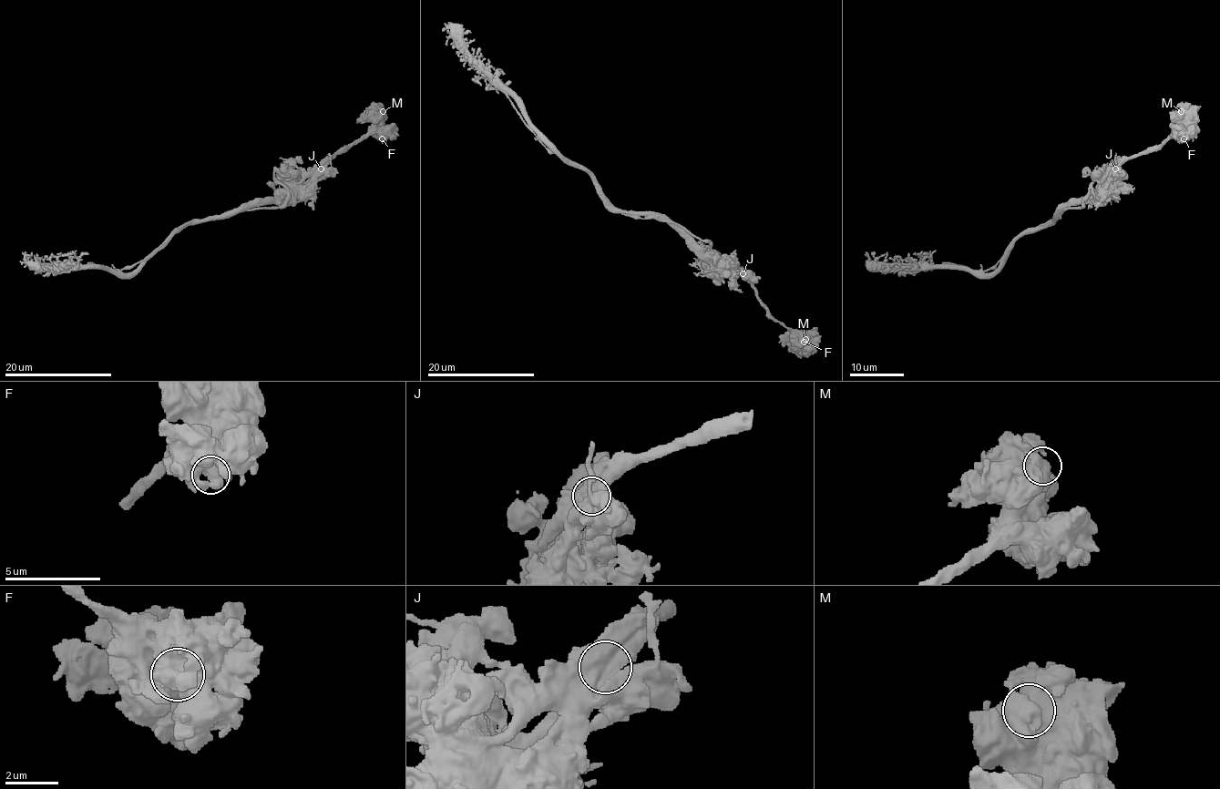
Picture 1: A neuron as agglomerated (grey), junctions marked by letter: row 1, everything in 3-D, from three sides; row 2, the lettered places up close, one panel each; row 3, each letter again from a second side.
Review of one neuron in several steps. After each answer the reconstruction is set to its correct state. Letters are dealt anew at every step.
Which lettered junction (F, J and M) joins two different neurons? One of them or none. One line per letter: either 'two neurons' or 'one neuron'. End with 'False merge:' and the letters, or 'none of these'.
F: one neuron
J: two neurons
M: one neuron
False merge: J

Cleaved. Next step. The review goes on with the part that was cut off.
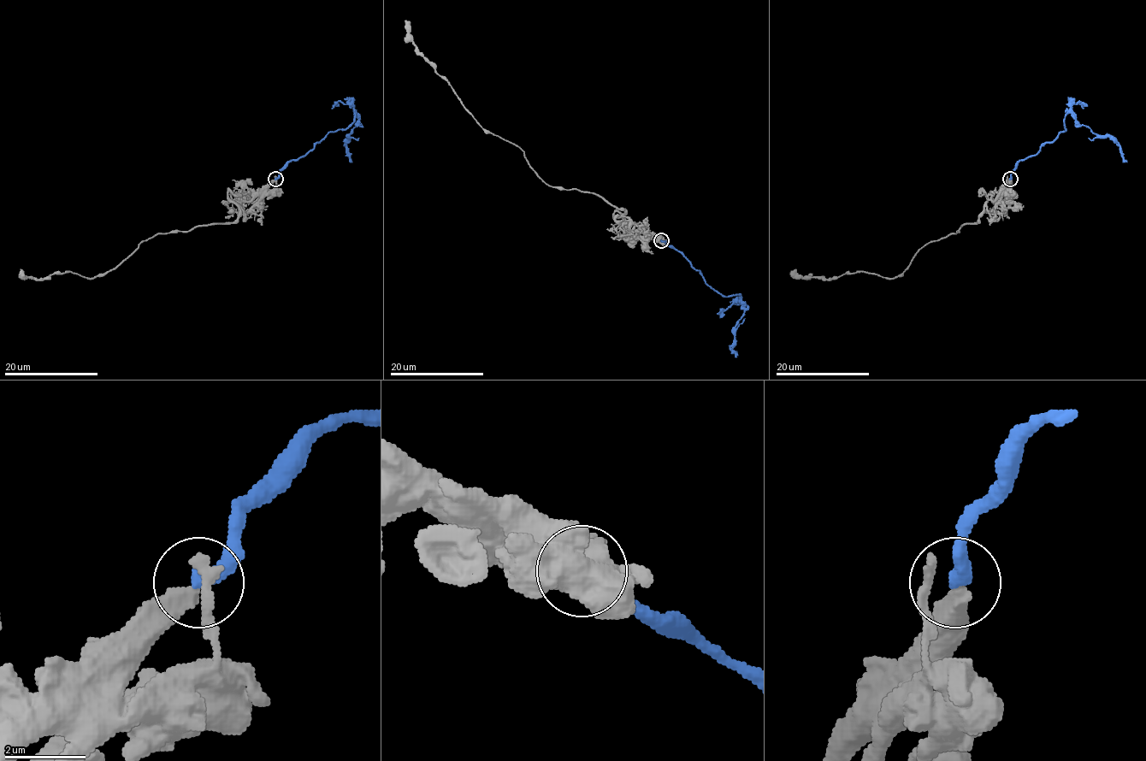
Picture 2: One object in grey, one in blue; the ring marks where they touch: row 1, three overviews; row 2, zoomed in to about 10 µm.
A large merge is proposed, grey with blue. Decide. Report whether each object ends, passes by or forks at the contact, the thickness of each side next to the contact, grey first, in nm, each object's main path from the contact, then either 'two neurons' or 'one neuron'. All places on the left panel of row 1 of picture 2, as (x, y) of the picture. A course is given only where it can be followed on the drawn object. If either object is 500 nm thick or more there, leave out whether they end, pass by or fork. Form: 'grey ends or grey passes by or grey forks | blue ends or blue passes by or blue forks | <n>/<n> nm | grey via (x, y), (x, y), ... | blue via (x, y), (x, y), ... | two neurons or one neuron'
grey ends | blue ends | 400/420 nm | grey via (275, 179), (249, 218), (241, 209), (232, 222), (157, 233), (93, 279), (67, 271), (32, 279), (19, 274) | blue via (275, 179), (329, 132), (345, 129), (355, 113), (358, 124), (346, 144), (351, 162) | two neurons

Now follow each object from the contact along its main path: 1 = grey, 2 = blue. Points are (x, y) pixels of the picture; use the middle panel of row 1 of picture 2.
1: (661, 240), (599, 196), (550, 186), (518, 147), (479, 124), (452, 86), (418, 51), (404, 20)
2: (661, 240), (678, 250), (715, 291), (731, 297), (739, 294), (744, 315), (735, 327), (732, 349), (737, 357)

